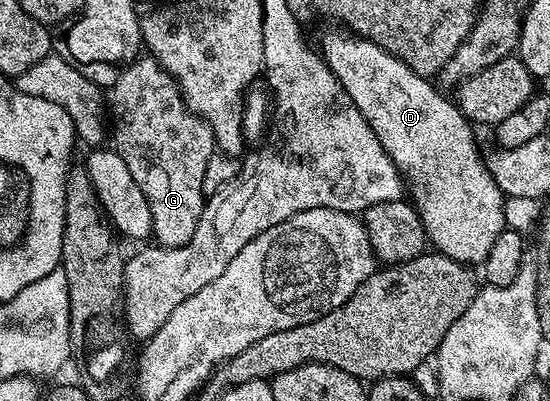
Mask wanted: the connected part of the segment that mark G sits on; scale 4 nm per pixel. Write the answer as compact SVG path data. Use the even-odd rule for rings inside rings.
M138 58L122 67L117 81L107 92L107 112L111 117L112 147L127 162L131 178L135 178L147 206L151 208L152 239L162 248L182 248L191 242L195 226L205 209L207 194L203 190L203 174L207 174L207 158L215 151L213 132L209 124L185 104L176 80L168 76L152 58Z

